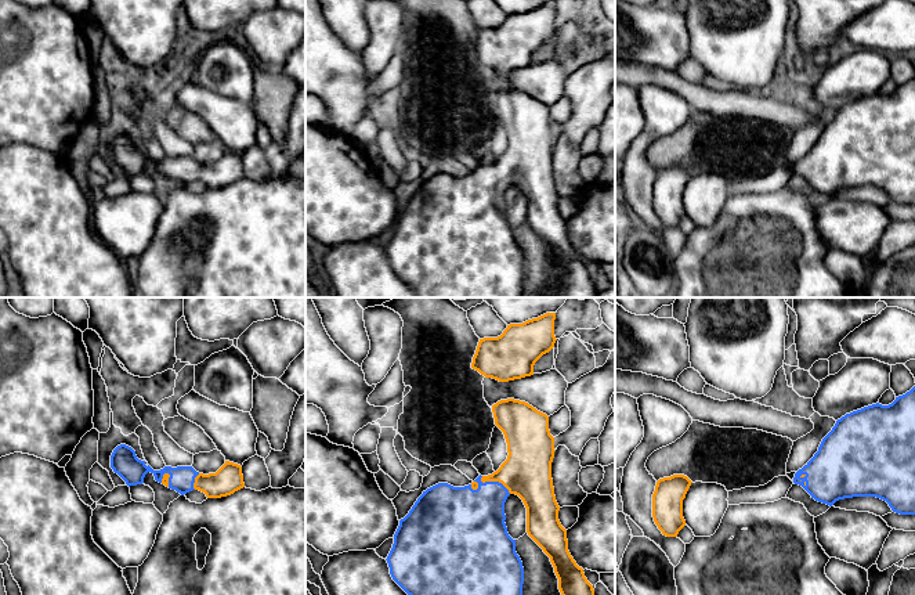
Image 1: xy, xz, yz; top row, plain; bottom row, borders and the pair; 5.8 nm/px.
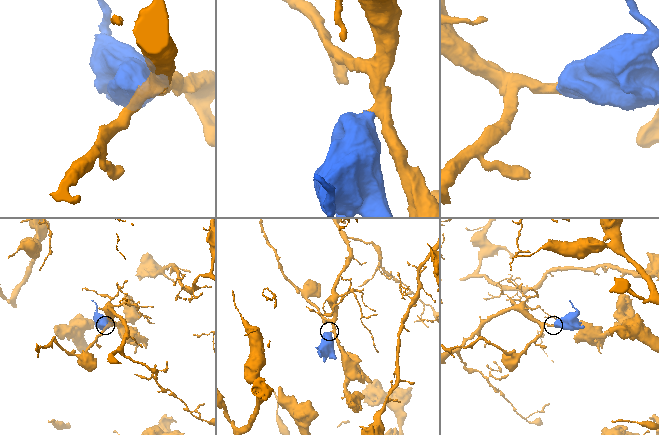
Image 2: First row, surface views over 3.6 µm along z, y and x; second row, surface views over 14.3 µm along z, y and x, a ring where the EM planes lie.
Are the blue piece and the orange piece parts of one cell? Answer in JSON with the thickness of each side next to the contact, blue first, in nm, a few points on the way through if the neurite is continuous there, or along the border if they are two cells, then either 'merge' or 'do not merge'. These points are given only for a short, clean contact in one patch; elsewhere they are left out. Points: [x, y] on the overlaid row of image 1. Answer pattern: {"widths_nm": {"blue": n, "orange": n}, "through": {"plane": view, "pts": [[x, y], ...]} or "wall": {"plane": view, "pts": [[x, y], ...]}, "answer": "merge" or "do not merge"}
{"widths_nm": {"blue": 360, "orange": 280}, "through": {"plane": "xz", "pts": [[474, 519], [495, 482], [505, 482], [527, 472]]}, "answer": "merge"}

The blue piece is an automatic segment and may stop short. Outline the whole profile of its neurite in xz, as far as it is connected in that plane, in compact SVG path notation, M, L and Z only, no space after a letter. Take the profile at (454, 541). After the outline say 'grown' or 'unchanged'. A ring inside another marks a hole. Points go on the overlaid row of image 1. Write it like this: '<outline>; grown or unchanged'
M507 399L492 405L495 425L507 443L507 459L488 476L478 476L471 484L453 487L438 483L417 498L409 513L399 520L394 544L387 556L393 580L408 595L522 595L524 567L506 527L504 502L510 494L518 495L527 508L527 533L550 558L558 578L561 595L594 595L593 585L585 577L568 551L567 530L558 520L560 506L556 501L551 462L554 437L549 430L549 416L525 401Z; grown

